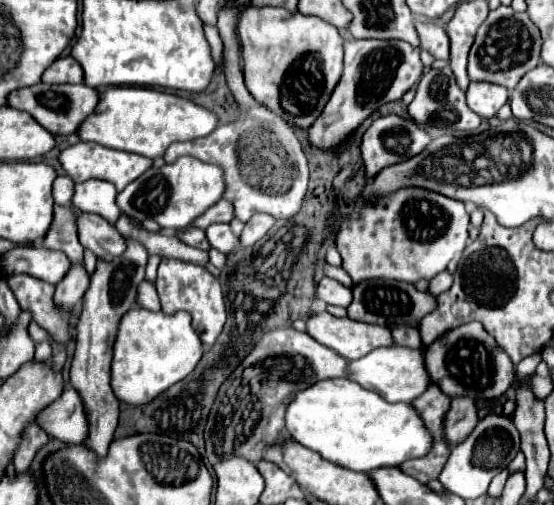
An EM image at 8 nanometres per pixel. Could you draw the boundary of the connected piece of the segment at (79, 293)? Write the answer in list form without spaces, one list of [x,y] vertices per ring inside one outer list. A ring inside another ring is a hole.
[[[71,266],[71,272],[55,288],[55,306],[61,310],[71,310],[79,300],[83,300],[89,288],[89,274],[85,268]]]

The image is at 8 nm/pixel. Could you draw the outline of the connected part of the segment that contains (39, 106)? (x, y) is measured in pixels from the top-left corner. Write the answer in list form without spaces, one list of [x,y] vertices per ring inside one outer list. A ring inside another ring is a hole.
[[[33,84],[31,88],[21,88],[11,92],[9,96],[9,106],[29,112],[41,126],[45,126],[51,134],[75,134],[79,130],[79,126],[83,124],[83,120],[87,116],[91,116],[95,112],[99,104],[99,90],[89,88],[85,84]]]

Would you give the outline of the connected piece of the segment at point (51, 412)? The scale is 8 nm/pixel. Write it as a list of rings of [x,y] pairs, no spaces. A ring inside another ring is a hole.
[[[65,388],[63,394],[37,416],[37,422],[49,436],[65,444],[83,444],[89,436],[85,404],[75,388]]]

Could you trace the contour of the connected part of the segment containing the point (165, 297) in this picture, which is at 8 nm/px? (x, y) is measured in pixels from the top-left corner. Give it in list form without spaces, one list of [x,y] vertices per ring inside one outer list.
[[[161,260],[155,288],[161,300],[161,310],[165,314],[173,312],[189,312],[193,316],[193,328],[197,336],[201,338],[205,348],[211,348],[217,340],[217,336],[223,330],[227,312],[225,312],[225,298],[219,280],[205,268],[195,264],[183,264],[181,260]]]

